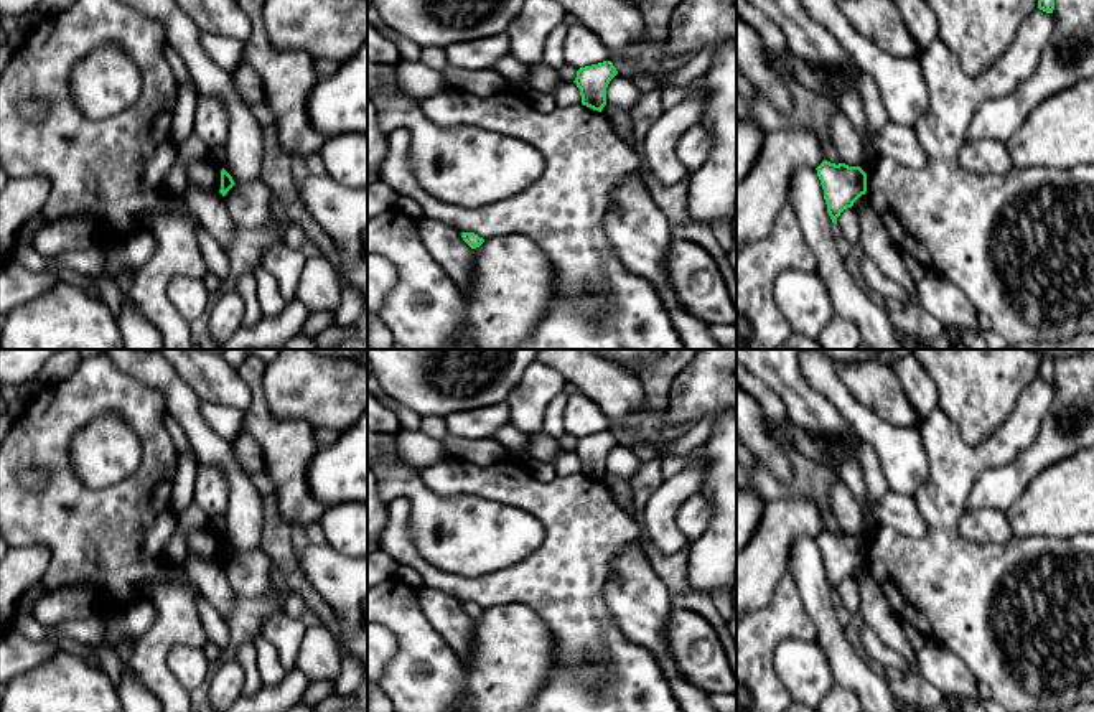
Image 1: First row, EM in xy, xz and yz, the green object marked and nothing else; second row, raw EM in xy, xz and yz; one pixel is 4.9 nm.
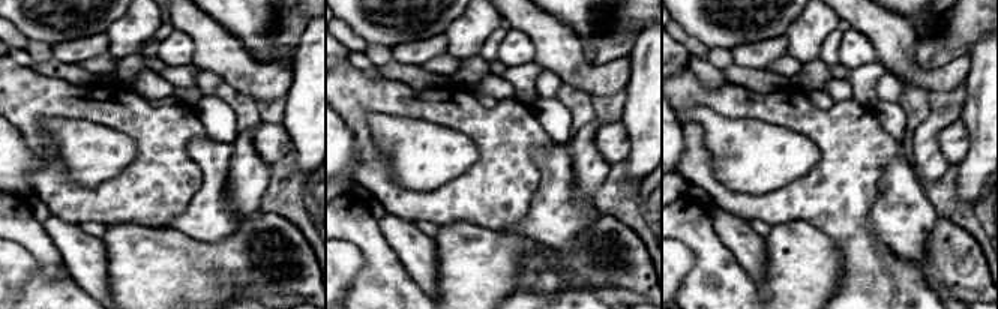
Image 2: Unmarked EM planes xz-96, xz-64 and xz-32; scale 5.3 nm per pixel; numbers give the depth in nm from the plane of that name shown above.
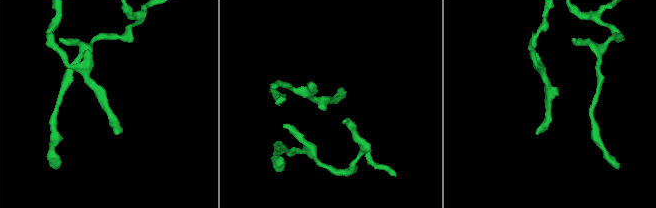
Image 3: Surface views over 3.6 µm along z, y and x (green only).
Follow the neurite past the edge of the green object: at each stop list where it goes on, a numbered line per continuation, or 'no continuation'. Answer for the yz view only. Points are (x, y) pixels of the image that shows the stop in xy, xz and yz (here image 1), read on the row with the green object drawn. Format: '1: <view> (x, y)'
no continuation

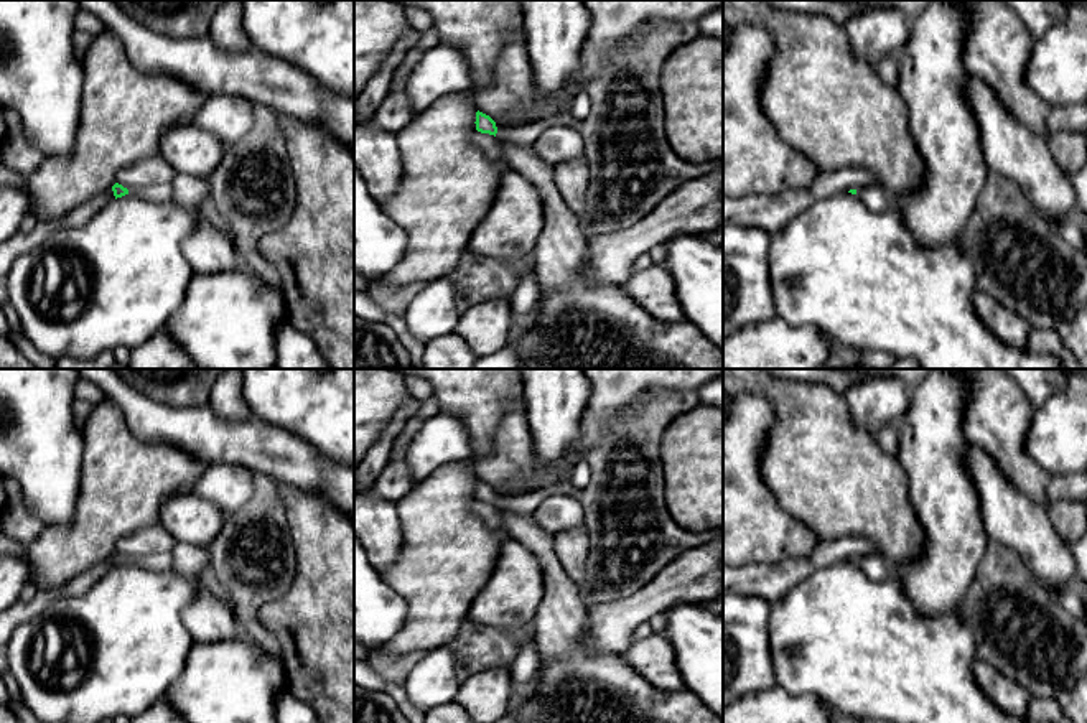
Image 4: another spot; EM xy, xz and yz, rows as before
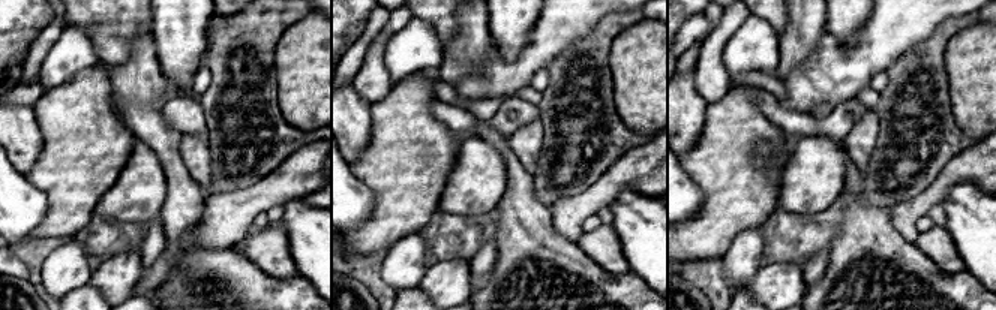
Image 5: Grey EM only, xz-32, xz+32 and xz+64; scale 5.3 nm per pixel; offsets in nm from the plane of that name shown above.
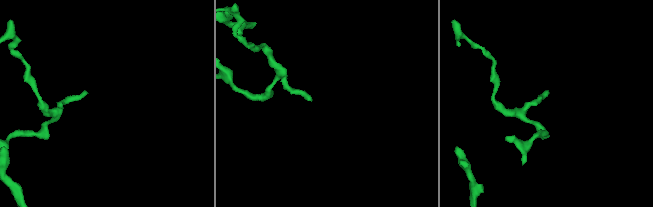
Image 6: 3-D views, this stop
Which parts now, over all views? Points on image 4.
1: xz (526, 135)

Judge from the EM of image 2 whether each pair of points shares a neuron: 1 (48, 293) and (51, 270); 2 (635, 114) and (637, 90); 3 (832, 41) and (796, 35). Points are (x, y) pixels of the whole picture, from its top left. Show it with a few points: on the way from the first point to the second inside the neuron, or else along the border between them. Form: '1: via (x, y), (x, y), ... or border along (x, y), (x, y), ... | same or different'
1: via (51, 287), (51, 276) | same
2: via (637, 108), (637, 96) | same
3: border along (836, 27), (823, 42), (818, 57) | different

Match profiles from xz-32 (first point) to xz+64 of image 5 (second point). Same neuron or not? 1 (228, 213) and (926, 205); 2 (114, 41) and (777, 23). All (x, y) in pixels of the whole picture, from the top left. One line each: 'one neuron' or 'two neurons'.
1: one neuron
2: one neuron

